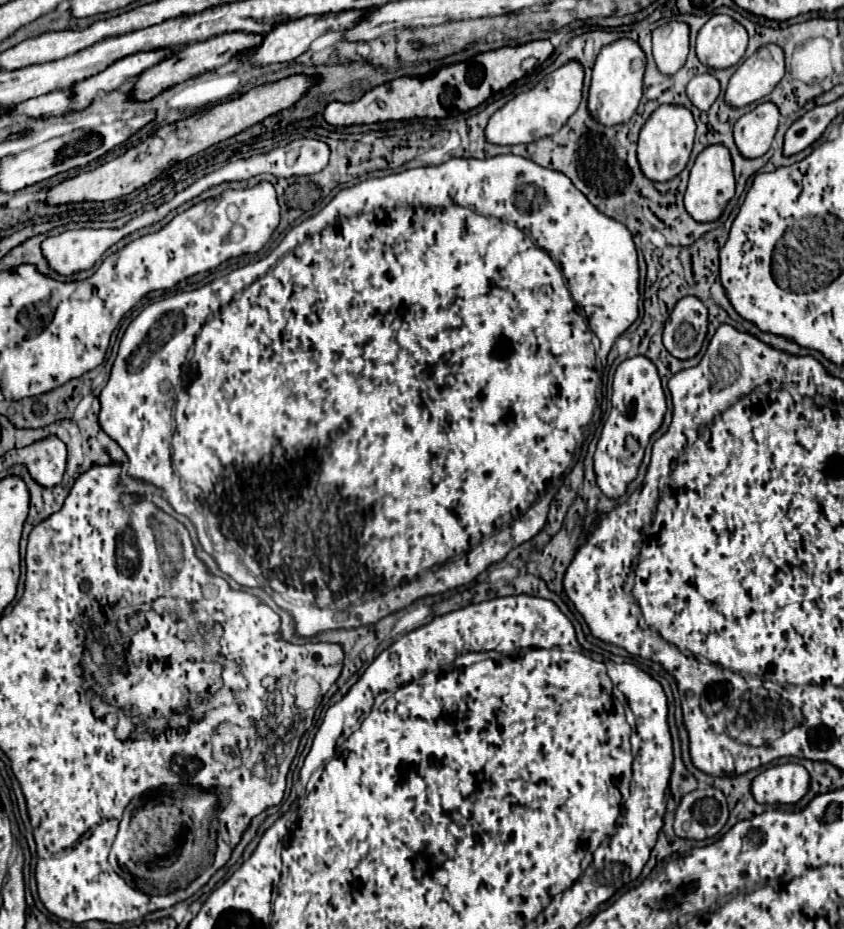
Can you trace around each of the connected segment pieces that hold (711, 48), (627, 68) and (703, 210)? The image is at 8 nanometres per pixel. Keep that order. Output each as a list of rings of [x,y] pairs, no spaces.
[[[713,15],[697,35],[697,57],[713,69],[725,69],[745,55],[747,29],[729,15]]]
[[[629,37],[617,39],[601,49],[593,67],[593,79],[589,89],[589,111],[603,125],[617,125],[629,121],[635,113],[643,95],[643,75],[645,75],[645,51],[641,45]]]
[[[721,143],[705,147],[697,155],[695,165],[691,169],[689,185],[687,185],[687,191],[685,191],[685,209],[699,223],[715,221],[715,219],[721,217],[727,201],[733,195],[735,195],[735,177],[733,177],[733,161],[731,161],[727,147],[721,145]]]

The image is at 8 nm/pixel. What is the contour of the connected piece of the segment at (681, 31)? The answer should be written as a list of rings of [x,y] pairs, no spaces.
[[[669,21],[653,31],[653,57],[661,73],[679,71],[689,53],[689,25],[685,21]]]

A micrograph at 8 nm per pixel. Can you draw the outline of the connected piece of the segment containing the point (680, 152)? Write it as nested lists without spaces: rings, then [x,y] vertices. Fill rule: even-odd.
[[[663,105],[657,107],[647,123],[643,125],[639,133],[639,149],[637,149],[637,159],[643,169],[643,173],[651,181],[669,181],[675,175],[679,175],[691,155],[693,149],[693,137],[695,137],[695,119],[693,113],[683,107],[683,105]]]

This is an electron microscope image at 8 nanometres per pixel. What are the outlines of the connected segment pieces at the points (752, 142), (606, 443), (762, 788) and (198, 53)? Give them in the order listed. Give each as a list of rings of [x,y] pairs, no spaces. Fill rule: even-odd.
[[[771,101],[759,103],[735,123],[735,143],[743,157],[761,157],[769,151],[779,125],[779,107]]]
[[[635,355],[619,363],[613,377],[613,409],[603,425],[601,439],[595,449],[597,485],[607,497],[621,497],[629,481],[635,479],[649,437],[661,427],[665,415],[665,393],[657,367],[651,359]]]
[[[799,763],[769,767],[751,783],[751,793],[757,803],[797,803],[807,789],[809,773]]]
[[[225,33],[225,35],[217,35],[217,37],[211,37],[207,41],[197,41],[193,45],[187,45],[185,49],[181,49],[179,53],[171,55],[169,59],[157,63],[155,67],[147,69],[145,73],[141,73],[141,77],[137,79],[137,83],[133,85],[133,89],[129,91],[129,99],[131,101],[139,101],[139,103],[145,103],[145,101],[151,101],[155,99],[159,93],[179,85],[179,83],[185,83],[189,79],[195,79],[203,73],[209,73],[209,71],[215,71],[217,67],[229,63],[235,55],[239,55],[241,51],[245,49],[253,49],[255,45],[261,43],[261,35],[245,35],[245,33]]]

